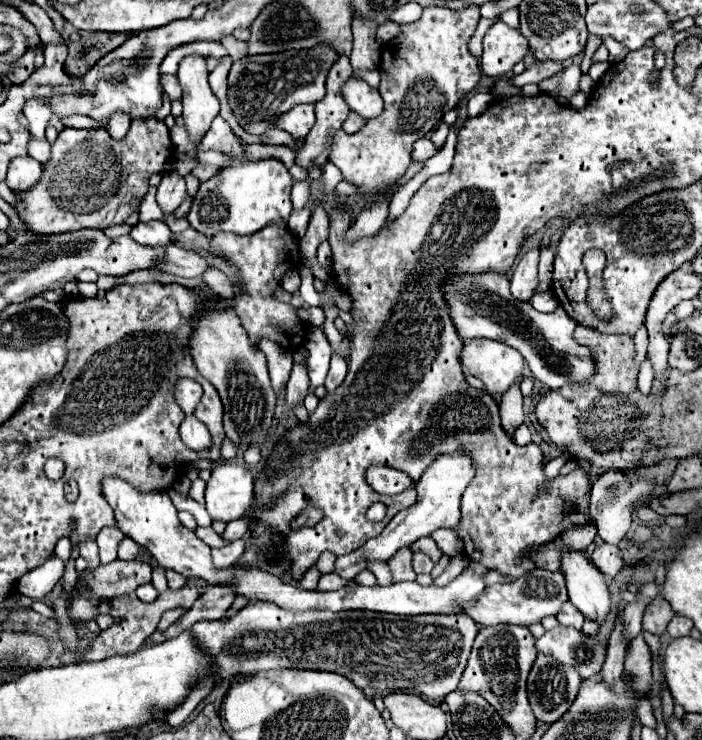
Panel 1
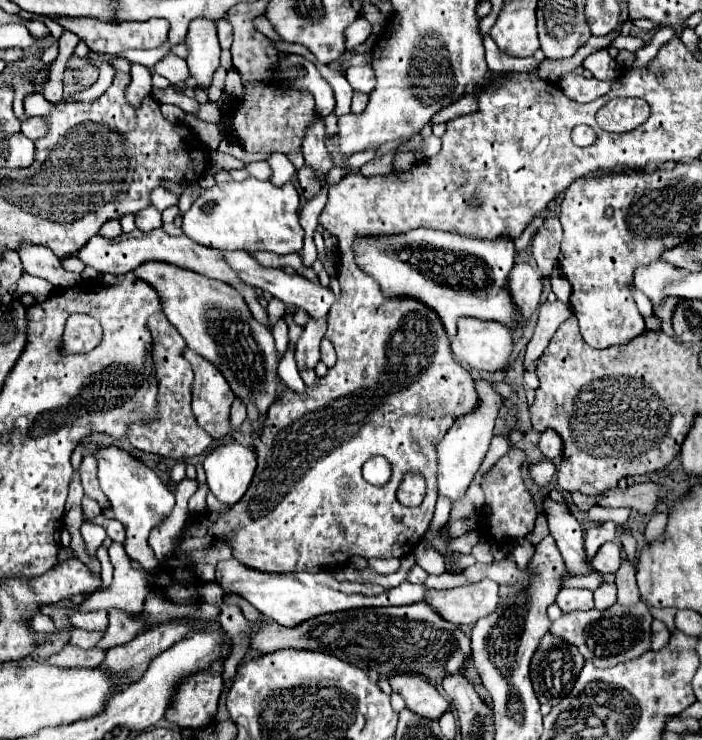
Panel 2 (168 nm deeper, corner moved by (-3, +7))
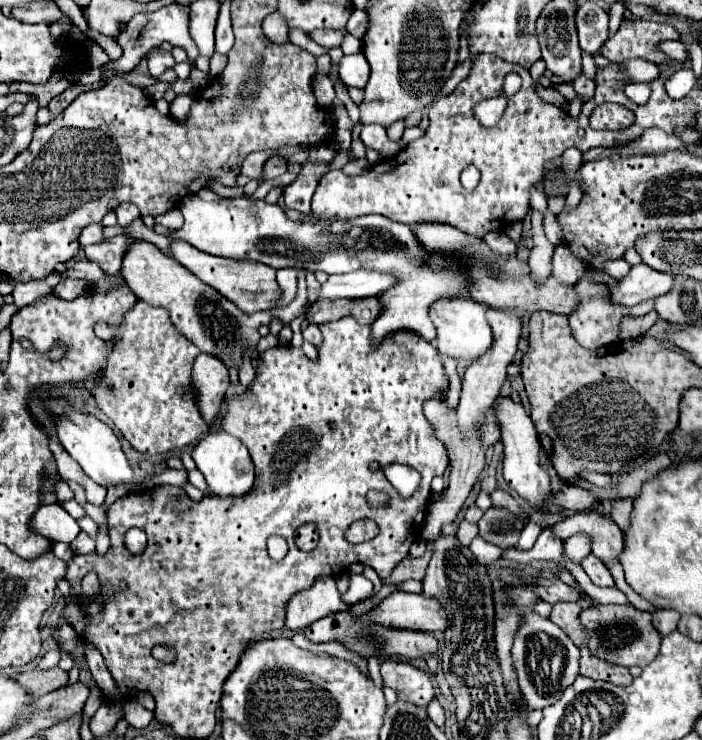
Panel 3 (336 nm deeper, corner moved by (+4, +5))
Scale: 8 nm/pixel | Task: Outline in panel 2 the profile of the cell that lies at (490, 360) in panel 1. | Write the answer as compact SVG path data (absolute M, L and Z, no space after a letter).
M476 319L458 321L458 333L452 339L452 353L472 369L488 373L508 369L512 351L512 335L504 325Z

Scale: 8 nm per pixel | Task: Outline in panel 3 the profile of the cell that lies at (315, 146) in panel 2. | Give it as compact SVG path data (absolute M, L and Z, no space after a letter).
M311 161L303 163L303 171L301 175L283 189L283 203L291 209L297 209L301 213L309 213L311 211L311 197L315 193L317 187L317 177L323 175L327 171L327 163L315 165Z

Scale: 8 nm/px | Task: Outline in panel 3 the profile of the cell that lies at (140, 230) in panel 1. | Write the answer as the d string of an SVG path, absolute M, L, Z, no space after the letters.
M121 203L121 205L115 209L115 213L117 213L117 219L119 219L119 225L121 225L121 227L129 227L131 221L139 217L139 209L137 209L133 203Z

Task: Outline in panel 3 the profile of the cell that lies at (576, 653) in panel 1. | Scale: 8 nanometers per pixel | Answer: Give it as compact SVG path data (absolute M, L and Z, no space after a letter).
M599 605L587 607L579 615L581 623L589 631L589 649L599 653L601 659L611 659L611 663L625 663L625 667L645 667L659 651L661 635L651 623L647 611L639 611L633 605Z

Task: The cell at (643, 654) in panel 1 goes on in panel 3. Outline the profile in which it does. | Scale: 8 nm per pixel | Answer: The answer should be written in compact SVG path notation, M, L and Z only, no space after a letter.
M657 609L653 613L653 625L657 627L657 631L661 635L667 635L667 633L671 633L671 631L677 629L679 617L681 617L681 613L675 611L675 609Z

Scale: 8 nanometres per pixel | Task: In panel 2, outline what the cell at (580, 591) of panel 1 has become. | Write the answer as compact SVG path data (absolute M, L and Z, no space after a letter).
M550 497L544 501L550 535L556 539L556 545L564 557L566 569L572 577L586 577L594 573L592 561L586 557L584 549L584 533L576 517L568 511L566 505L554 503Z

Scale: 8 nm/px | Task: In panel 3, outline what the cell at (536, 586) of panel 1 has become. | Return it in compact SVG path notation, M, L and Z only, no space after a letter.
M393 591L373 607L373 623L389 629L409 631L443 631L445 611L437 605L437 599L429 599L421 593Z

